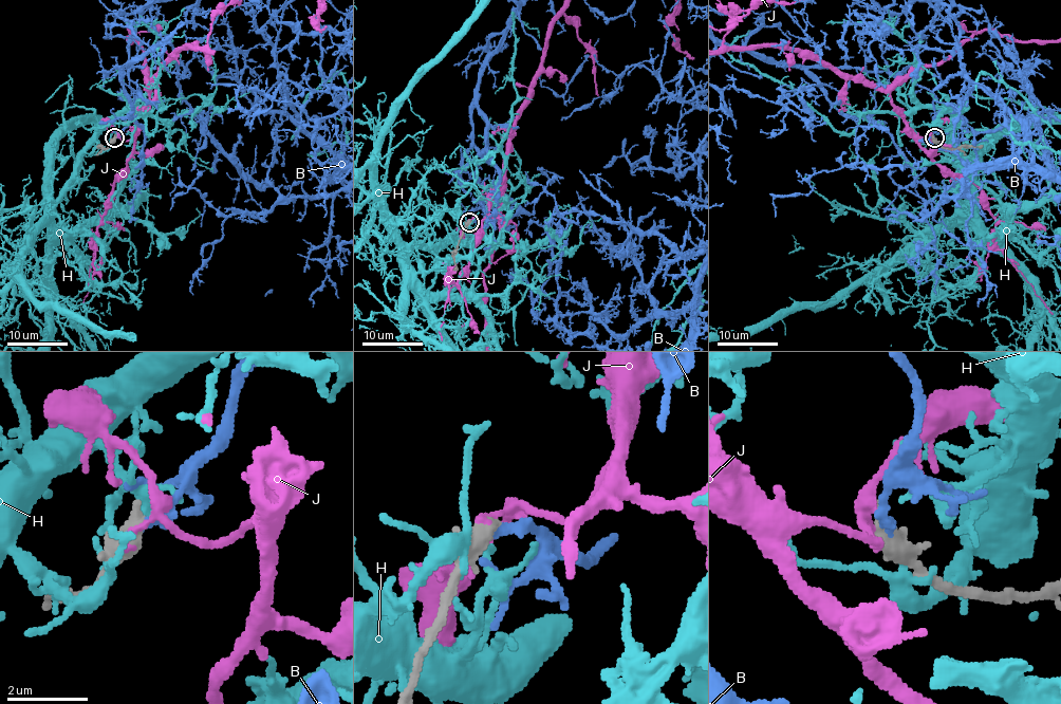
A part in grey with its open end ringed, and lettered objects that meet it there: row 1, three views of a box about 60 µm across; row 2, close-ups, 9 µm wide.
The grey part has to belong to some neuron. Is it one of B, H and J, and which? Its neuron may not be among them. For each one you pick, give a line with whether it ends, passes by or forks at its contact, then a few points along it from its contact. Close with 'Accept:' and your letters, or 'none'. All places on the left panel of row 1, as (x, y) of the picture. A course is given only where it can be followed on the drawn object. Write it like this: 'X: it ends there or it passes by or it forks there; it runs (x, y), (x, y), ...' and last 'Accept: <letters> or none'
B: it ends there
Accept: B

